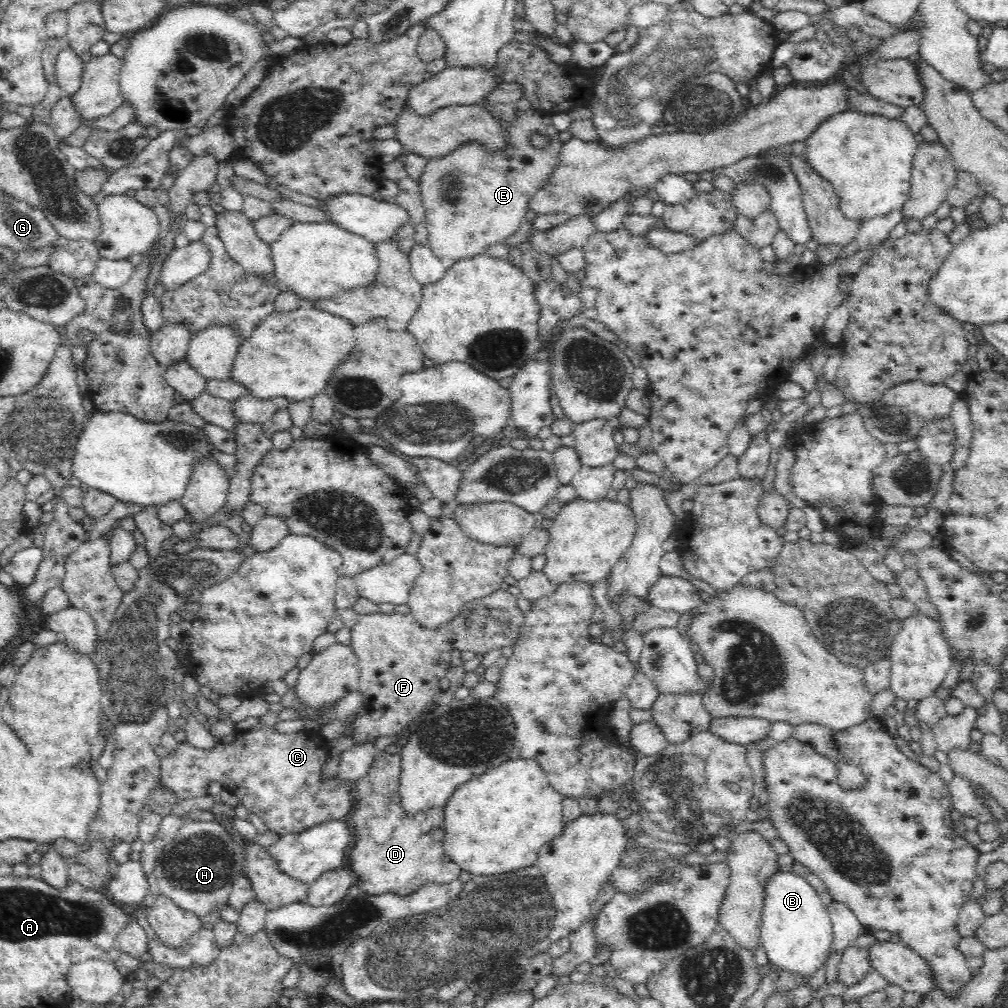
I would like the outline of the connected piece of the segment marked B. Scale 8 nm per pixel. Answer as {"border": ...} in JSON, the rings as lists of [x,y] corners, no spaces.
{"border":[[[776,873],[766,884],[760,943],[770,963],[795,976],[799,974],[810,978],[829,958],[833,944],[833,925],[827,906],[824,906],[814,888],[798,874]]]}

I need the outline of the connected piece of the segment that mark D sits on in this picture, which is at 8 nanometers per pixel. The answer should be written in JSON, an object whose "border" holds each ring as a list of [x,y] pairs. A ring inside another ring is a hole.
{"border":[[[380,752],[370,772],[353,784],[354,806],[349,817],[352,820],[348,822],[354,826],[356,835],[355,846],[351,850],[350,870],[354,874],[357,887],[371,896],[394,892],[396,896],[406,897],[428,884],[443,884],[459,880],[462,873],[460,866],[454,864],[444,852],[444,809],[431,808],[412,816],[404,812],[399,793],[400,760],[400,753]]]}

